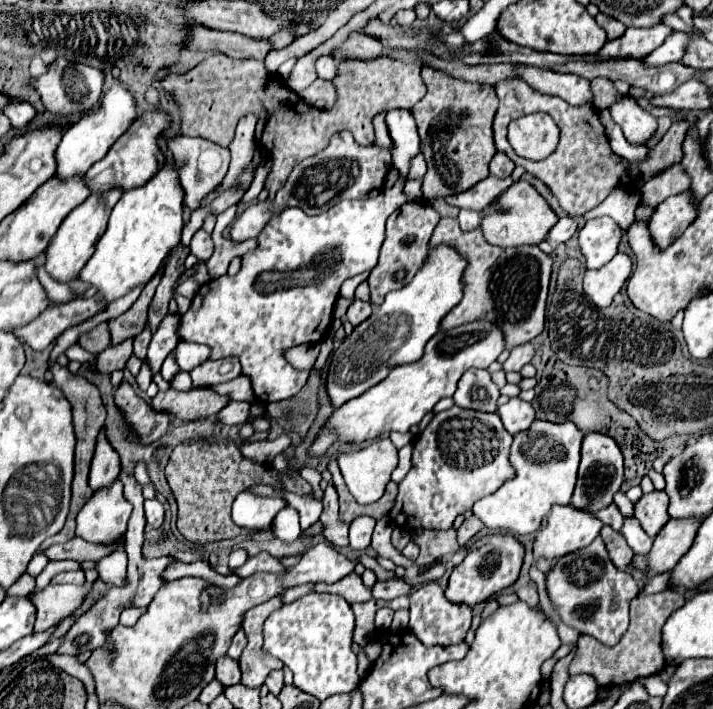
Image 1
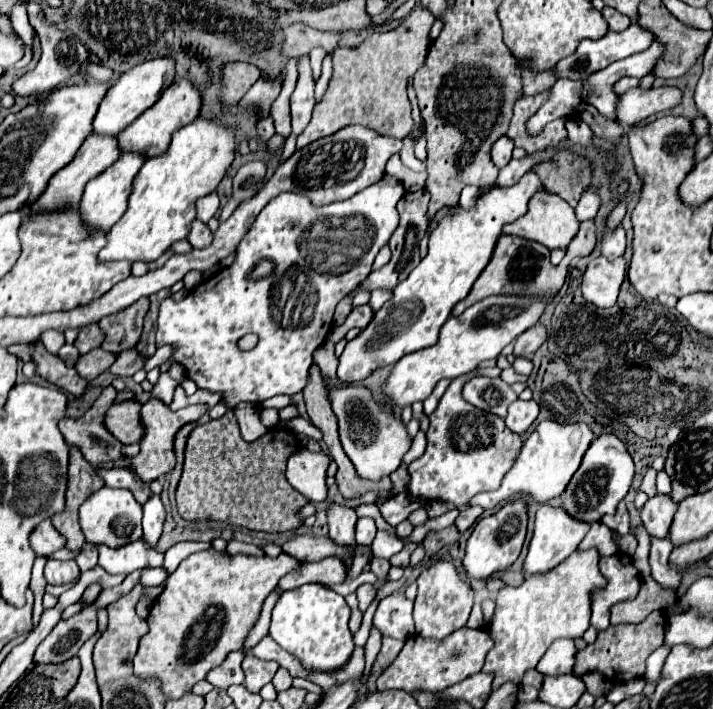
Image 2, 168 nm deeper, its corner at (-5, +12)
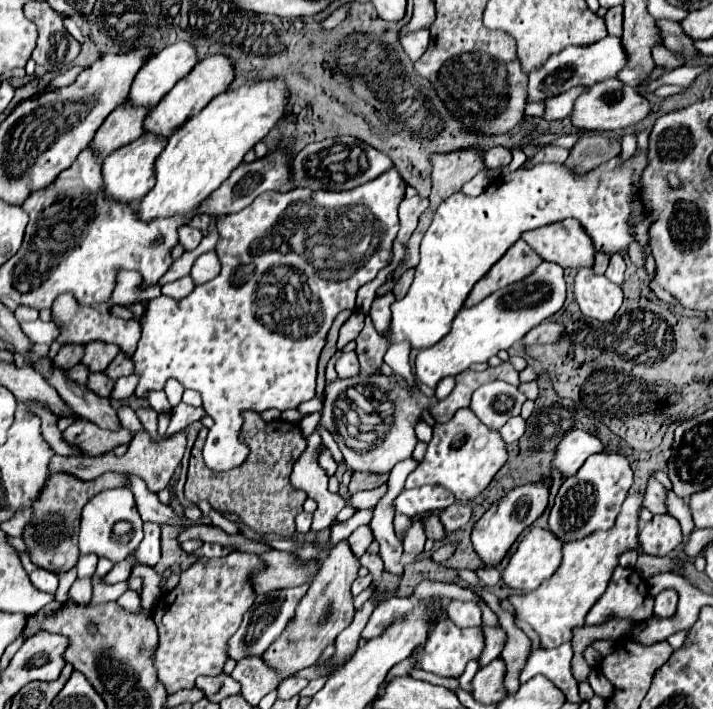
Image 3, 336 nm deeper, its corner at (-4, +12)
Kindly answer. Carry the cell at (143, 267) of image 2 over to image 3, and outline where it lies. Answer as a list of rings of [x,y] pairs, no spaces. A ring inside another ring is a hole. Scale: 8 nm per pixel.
[[[129,270],[119,272],[111,302],[117,306],[125,306],[125,304],[133,304],[137,300],[147,302],[147,300],[161,295],[161,286],[155,284],[155,286],[149,286],[147,290],[139,290],[139,284],[141,284],[139,272],[129,272]]]

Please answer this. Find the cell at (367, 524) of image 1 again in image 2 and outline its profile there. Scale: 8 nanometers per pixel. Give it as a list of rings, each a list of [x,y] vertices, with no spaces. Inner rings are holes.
[[[360,518],[356,522],[356,544],[358,546],[370,546],[376,536],[376,524],[372,518]]]

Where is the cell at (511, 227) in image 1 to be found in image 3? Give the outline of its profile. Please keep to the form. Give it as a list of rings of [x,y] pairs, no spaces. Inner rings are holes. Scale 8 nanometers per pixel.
[[[561,220],[559,224],[547,224],[521,236],[543,260],[557,262],[563,268],[593,266],[595,246],[587,232],[579,228],[577,220]]]

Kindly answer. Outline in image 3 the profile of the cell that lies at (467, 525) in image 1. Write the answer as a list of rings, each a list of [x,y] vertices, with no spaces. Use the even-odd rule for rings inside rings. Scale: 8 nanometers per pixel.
[[[451,504],[449,508],[445,508],[439,514],[439,518],[441,518],[447,532],[455,532],[455,530],[463,528],[469,522],[471,514],[473,514],[471,506],[467,506],[467,504]]]

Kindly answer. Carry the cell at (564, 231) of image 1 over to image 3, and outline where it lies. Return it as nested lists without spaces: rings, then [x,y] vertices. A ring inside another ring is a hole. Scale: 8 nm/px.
[[[627,134],[623,140],[621,140],[621,154],[617,156],[619,162],[623,164],[625,160],[629,160],[637,150],[637,138],[633,134]]]

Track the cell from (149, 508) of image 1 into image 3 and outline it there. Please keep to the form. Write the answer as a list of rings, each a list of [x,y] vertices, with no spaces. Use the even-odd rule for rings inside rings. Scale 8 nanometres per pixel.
[[[145,524],[143,526],[145,538],[141,540],[139,548],[135,550],[137,562],[143,566],[155,566],[159,562],[159,538],[161,538],[161,526],[159,524]]]

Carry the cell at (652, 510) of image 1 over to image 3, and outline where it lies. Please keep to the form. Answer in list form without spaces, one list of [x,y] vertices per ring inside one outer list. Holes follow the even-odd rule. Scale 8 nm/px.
[[[671,514],[665,516],[653,516],[645,528],[639,532],[639,540],[643,544],[643,550],[653,556],[665,556],[675,546],[683,542],[679,520]]]

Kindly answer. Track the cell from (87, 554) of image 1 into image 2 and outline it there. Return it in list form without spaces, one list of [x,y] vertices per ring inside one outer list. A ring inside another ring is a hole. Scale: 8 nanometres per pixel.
[[[42,520],[30,534],[30,546],[36,552],[36,556],[46,556],[64,548],[64,536],[60,536],[52,528],[50,520]]]

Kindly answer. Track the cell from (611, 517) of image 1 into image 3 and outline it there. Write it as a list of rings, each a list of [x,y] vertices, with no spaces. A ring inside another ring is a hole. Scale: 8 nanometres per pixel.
[[[627,496],[623,506],[621,506],[621,512],[617,516],[617,522],[611,530],[599,530],[599,532],[593,532],[591,536],[585,536],[583,540],[575,540],[575,542],[567,542],[563,546],[563,558],[565,562],[561,562],[561,566],[557,568],[557,572],[547,580],[543,582],[537,590],[533,592],[523,592],[523,594],[511,594],[509,596],[509,602],[513,604],[515,608],[515,618],[517,620],[523,620],[527,624],[533,626],[533,630],[539,634],[541,638],[541,648],[547,648],[547,646],[559,646],[563,642],[571,642],[571,630],[573,628],[579,628],[585,624],[585,614],[591,610],[591,606],[603,596],[607,584],[609,584],[609,578],[611,578],[611,572],[613,568],[617,566],[617,556],[621,552],[625,552],[627,548],[637,548],[637,520],[639,520],[639,508],[641,508],[641,496]]]

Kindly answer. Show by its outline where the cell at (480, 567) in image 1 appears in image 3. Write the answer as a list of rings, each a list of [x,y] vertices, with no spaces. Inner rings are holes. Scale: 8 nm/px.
[[[549,482],[517,486],[509,494],[505,494],[499,502],[495,502],[479,518],[479,522],[473,526],[471,542],[473,542],[477,556],[481,558],[481,562],[485,566],[495,566],[507,556],[507,552],[513,546],[513,542],[517,540],[517,536],[543,514],[543,510],[547,508],[547,496],[549,496]]]

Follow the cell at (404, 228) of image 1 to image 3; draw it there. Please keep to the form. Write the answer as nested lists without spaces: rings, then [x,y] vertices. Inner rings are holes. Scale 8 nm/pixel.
[[[413,196],[413,198],[403,198],[399,204],[399,220],[401,228],[397,232],[397,240],[407,246],[407,240],[411,238],[413,230],[417,228],[417,220],[423,214],[423,210],[429,206],[429,200],[423,196]]]

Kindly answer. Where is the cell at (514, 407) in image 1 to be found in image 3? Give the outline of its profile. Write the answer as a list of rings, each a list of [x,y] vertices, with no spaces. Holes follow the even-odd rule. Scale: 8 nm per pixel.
[[[513,416],[513,418],[507,420],[507,424],[499,430],[499,434],[503,436],[503,440],[505,440],[507,444],[519,440],[519,438],[523,436],[523,432],[525,432],[525,420],[523,420],[523,416]]]

